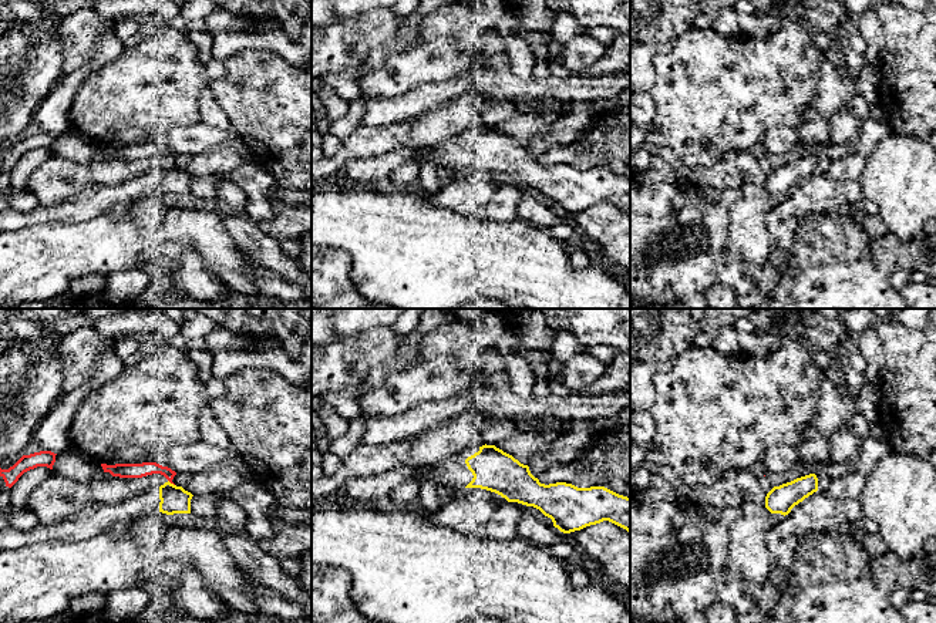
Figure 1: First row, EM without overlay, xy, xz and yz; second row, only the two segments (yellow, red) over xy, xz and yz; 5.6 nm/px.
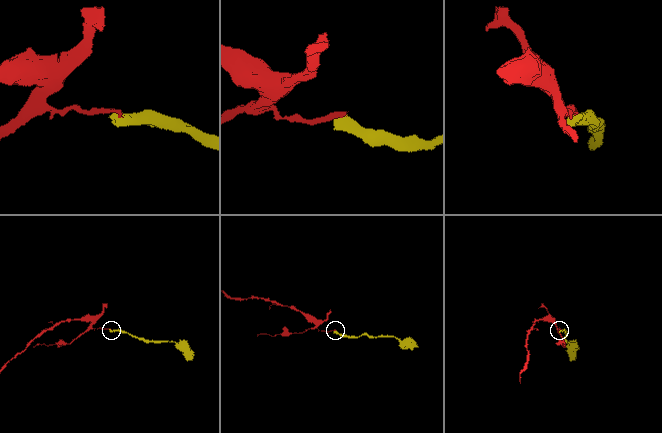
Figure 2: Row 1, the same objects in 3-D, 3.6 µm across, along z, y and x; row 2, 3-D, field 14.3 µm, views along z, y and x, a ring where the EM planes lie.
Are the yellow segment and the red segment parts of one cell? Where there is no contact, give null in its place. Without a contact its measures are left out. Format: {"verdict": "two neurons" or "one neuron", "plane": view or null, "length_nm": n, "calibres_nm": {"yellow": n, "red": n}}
{"verdict": "two neurons", "plane": "xy", "length_nm": 50, "calibres_nm": {"yellow": 160, "red": 80}}

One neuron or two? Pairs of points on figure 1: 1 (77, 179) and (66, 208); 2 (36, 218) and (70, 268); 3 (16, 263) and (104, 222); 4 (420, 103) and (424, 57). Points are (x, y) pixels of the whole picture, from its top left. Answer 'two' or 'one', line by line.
1: two
2: two
3: one
4: two

